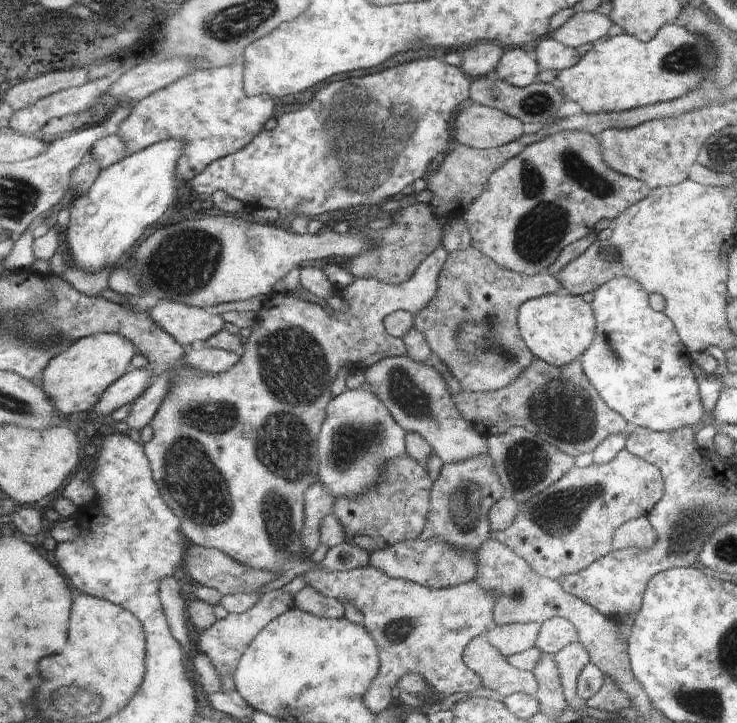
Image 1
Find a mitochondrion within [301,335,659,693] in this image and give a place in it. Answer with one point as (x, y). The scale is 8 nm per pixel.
(563, 411)

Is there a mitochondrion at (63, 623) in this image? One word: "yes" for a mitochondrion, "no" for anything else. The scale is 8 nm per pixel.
no

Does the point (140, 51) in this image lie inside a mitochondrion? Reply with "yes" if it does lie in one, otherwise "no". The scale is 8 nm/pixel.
no

